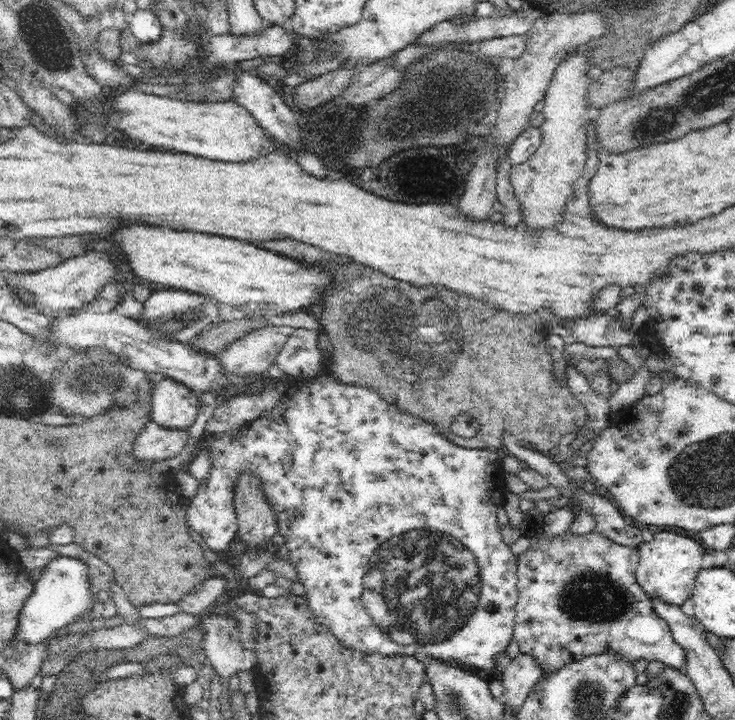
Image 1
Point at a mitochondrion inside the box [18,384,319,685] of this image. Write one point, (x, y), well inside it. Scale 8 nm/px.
(57, 446)

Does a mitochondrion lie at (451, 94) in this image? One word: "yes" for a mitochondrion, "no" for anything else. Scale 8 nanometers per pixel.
yes

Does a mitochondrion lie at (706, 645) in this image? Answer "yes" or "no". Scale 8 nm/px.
no

